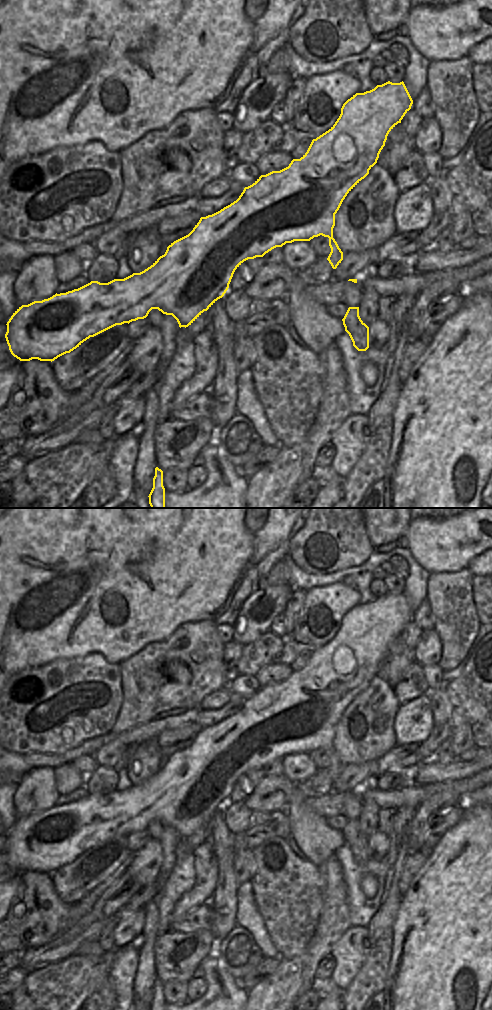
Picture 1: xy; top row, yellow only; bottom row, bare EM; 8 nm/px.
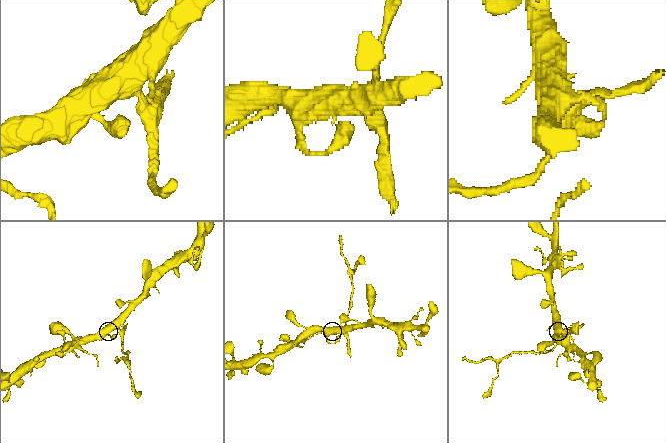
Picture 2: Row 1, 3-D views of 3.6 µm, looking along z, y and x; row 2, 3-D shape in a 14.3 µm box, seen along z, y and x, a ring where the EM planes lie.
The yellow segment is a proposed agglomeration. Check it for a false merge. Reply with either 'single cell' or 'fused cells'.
fused cells

